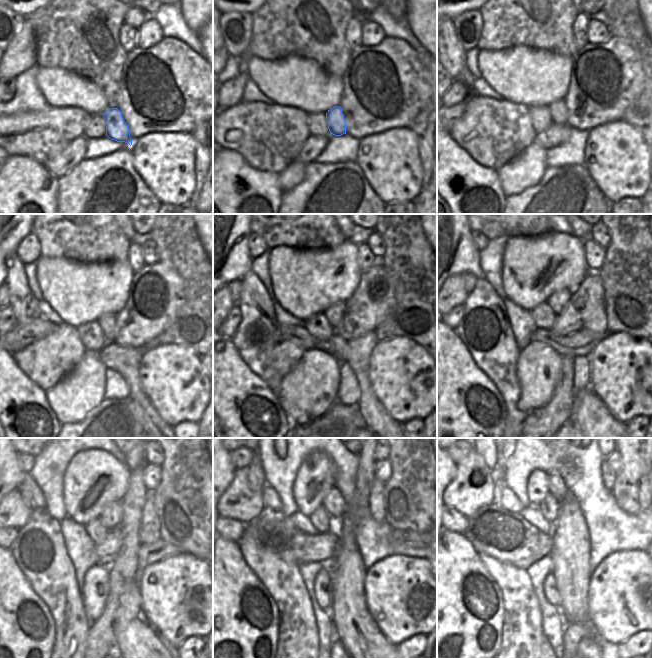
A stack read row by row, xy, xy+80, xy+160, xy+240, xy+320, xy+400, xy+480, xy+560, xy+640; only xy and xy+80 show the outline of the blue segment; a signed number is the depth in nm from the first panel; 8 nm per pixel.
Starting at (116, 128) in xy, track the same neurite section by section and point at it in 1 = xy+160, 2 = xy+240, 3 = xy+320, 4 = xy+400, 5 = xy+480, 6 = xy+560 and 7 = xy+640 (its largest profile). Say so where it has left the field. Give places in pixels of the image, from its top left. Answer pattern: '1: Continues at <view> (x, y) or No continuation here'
1: Continues at xy+160 (557, 109)
2: Continues at xy+240 (107, 322)
3: Continues at xy+320 (333, 314)
4: Continues at xy+400 (558, 301)
5: Continues at xy+480 (111, 515)
6: Continues at xy+560 (334, 503)
7: Continues at xy+640 (556, 487)

